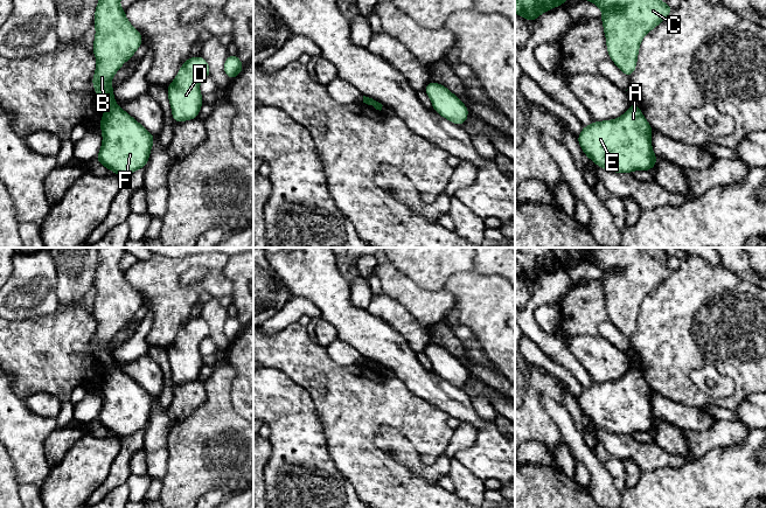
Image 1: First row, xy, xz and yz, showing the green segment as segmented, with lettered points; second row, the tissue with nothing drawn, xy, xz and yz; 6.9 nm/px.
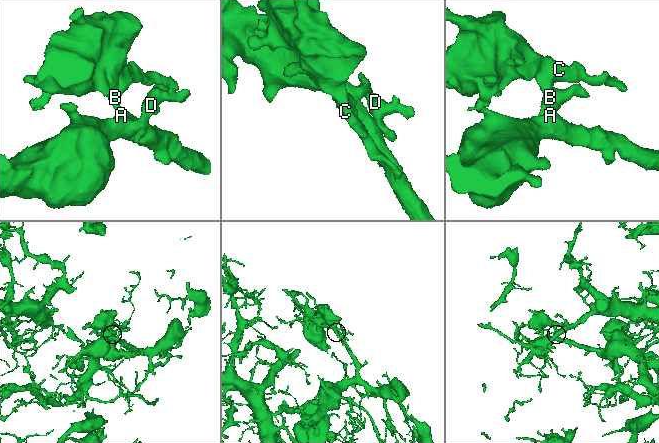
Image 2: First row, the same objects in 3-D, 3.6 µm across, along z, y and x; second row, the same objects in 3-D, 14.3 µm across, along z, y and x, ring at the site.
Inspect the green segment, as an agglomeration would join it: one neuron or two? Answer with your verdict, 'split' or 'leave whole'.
split

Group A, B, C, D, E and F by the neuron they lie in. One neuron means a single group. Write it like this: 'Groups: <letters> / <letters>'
Groups: A D E F / B C

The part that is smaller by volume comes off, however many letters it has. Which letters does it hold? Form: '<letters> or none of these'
B, C

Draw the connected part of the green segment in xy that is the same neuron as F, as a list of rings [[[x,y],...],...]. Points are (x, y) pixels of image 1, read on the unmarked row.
[[[118,366],[105,370],[99,384],[103,405],[96,423],[125,438],[146,429],[154,397]]]

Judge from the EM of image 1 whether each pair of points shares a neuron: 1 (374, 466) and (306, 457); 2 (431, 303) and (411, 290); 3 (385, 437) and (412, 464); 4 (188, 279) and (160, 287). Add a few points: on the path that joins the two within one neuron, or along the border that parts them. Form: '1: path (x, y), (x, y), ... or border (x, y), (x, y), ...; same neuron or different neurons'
1: border (325, 433), (327, 451), (334, 466), (349, 481); different neurons
2: path (426, 303), (416, 294); same neuron
3: path (392, 440), (408, 457); same neuron
4: border (173, 259), (172, 271), (179, 282), (201, 291); different neurons

